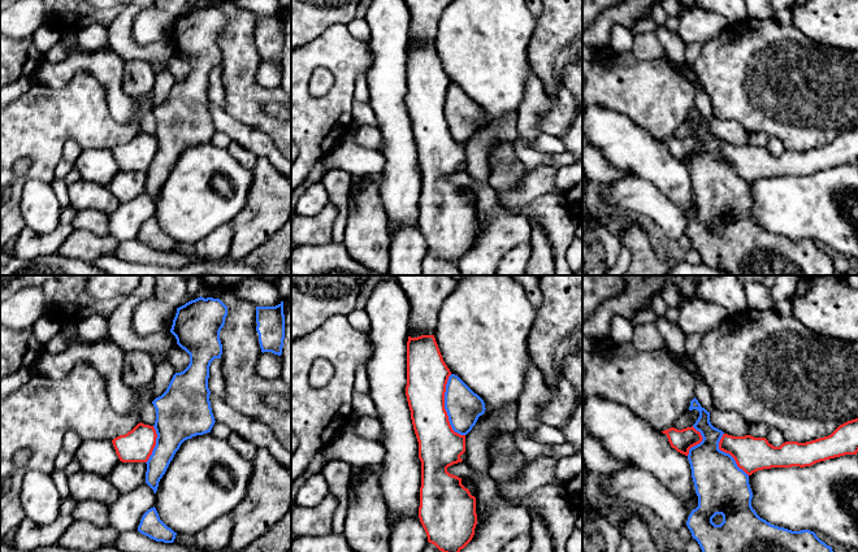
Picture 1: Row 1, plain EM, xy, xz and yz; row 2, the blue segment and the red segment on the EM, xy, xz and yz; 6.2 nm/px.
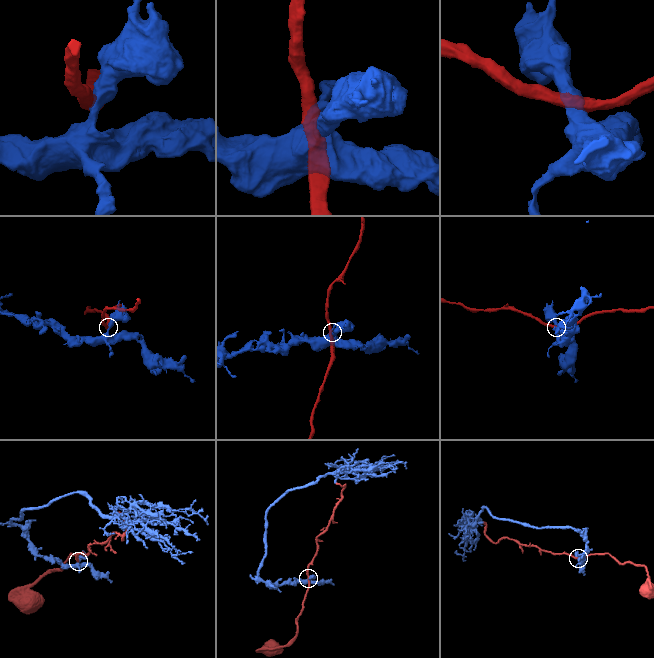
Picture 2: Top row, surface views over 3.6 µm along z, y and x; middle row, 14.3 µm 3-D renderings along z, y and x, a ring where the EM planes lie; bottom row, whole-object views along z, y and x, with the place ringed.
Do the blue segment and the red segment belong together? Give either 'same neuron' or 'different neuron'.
same neuron

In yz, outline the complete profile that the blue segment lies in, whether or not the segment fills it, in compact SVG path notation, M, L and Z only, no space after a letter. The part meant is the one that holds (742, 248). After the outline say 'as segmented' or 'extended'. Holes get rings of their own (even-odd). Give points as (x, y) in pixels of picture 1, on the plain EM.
M696 107L689 116L689 119L693 118L699 121L693 136L703 148L688 164L698 216L689 223L686 235L702 262L731 275L836 275L832 256L822 251L814 240L792 240L771 234L757 223L751 216L749 184L729 162L719 158L724 142L711 134L710 121Z | as segmented

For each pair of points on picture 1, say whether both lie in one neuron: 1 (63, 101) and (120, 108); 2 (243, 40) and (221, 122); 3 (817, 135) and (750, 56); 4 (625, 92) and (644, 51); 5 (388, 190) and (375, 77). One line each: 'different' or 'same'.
1: different
2: different
3: same
4: different
5: same

